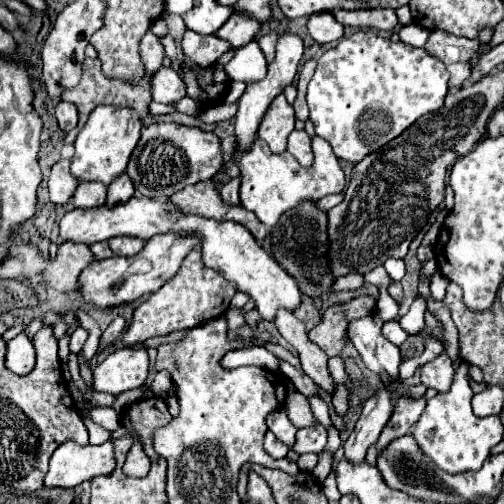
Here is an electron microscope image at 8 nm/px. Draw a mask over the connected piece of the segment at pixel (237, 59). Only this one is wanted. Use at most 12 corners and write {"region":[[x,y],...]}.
{"region":[[256,40],[224,66],[232,80],[264,78],[266,58]]}

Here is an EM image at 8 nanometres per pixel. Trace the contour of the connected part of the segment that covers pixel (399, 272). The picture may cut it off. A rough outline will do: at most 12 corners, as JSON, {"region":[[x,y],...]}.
{"region":[[390,257],[384,268],[394,281],[406,274],[402,259]]}

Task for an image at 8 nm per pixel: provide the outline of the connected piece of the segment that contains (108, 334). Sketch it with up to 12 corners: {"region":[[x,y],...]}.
{"region":[[116,318],[102,334],[100,348],[124,332],[126,320]]}

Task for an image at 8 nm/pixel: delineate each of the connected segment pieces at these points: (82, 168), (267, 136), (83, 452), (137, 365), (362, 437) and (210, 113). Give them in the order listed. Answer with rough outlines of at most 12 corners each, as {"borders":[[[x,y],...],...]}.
{"borders":[[[96,106],[70,172],[108,186],[140,140],[132,108]],[[280,94],[258,126],[272,152],[284,152],[294,108]],[[66,442],[52,454],[44,486],[74,488],[114,468],[102,446]],[[120,348],[94,370],[98,392],[122,394],[148,378],[148,354]],[[382,386],[362,406],[344,442],[360,462],[392,414],[392,392]],[[236,104],[210,106],[200,114],[206,124],[236,116]]]}

